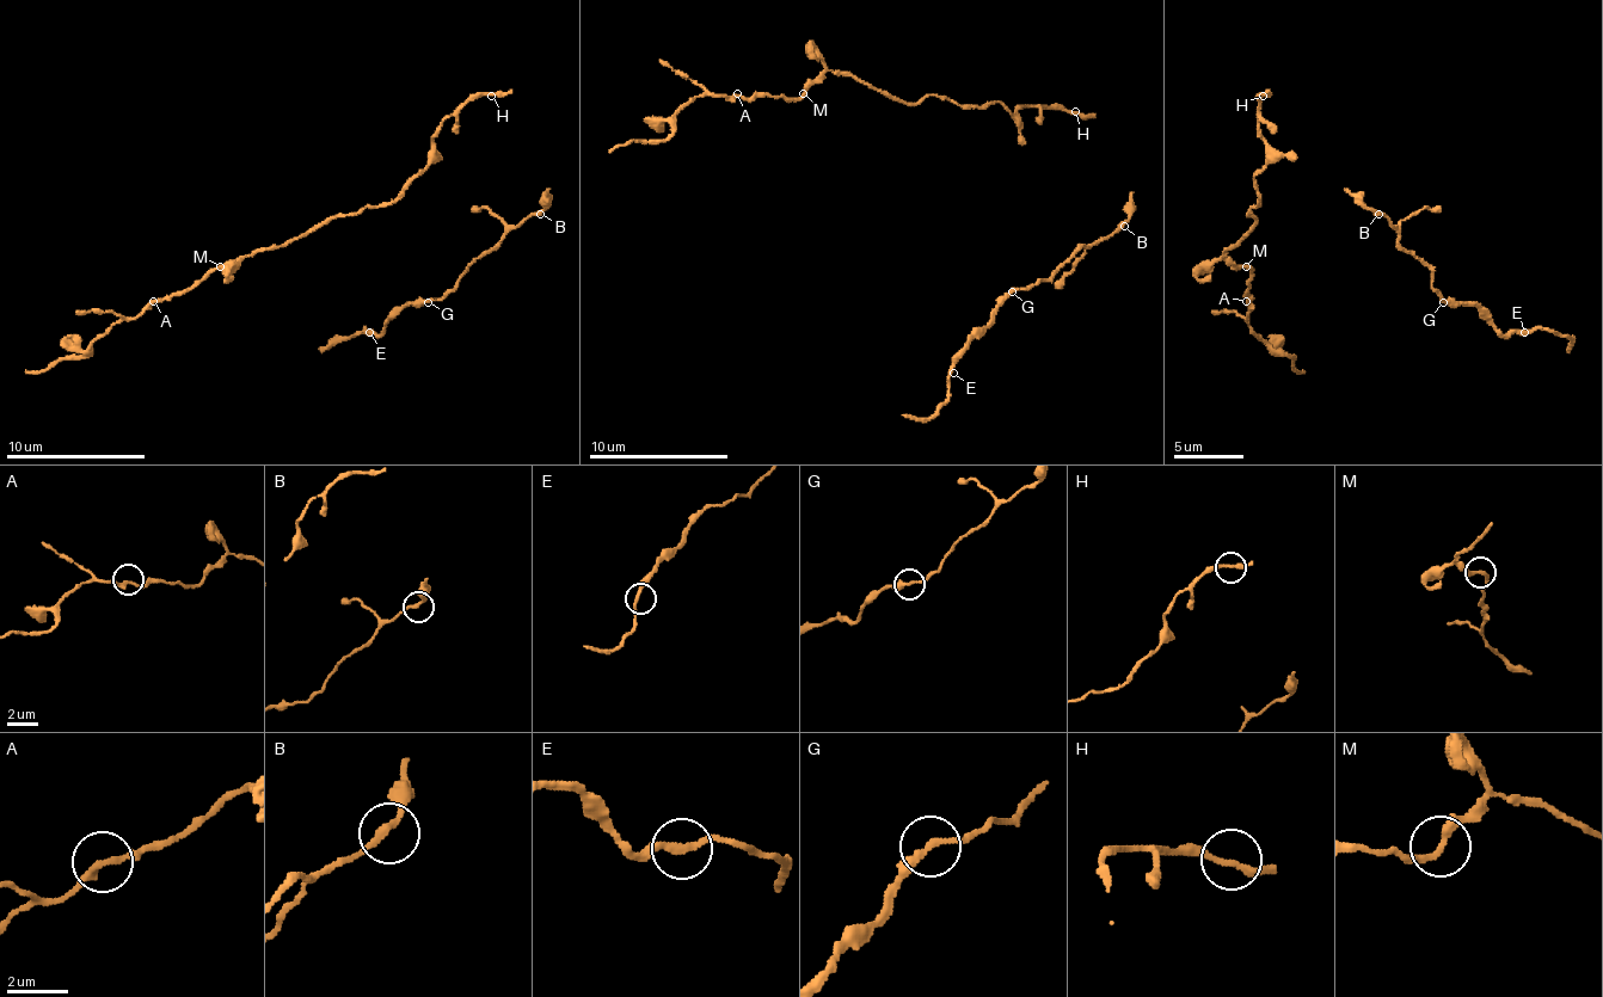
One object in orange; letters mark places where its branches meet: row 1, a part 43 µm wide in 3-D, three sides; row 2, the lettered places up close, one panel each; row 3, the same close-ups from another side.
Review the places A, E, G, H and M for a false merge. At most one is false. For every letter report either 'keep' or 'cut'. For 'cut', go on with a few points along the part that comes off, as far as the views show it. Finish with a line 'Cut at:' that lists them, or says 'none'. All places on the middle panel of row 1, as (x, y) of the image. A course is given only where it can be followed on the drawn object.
A: keep
E: keep
G: keep
H: keep
M: keep
Cut at: none

